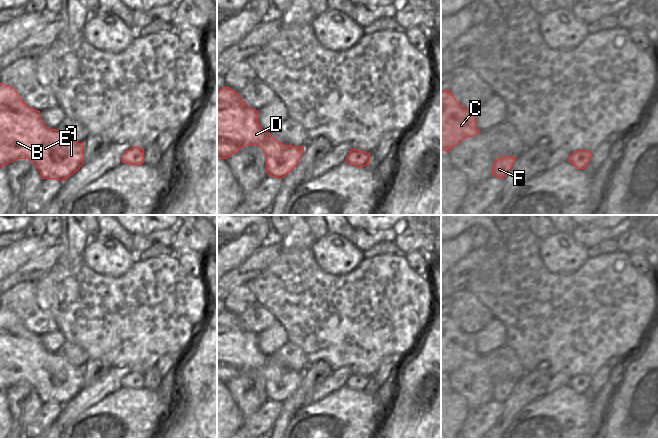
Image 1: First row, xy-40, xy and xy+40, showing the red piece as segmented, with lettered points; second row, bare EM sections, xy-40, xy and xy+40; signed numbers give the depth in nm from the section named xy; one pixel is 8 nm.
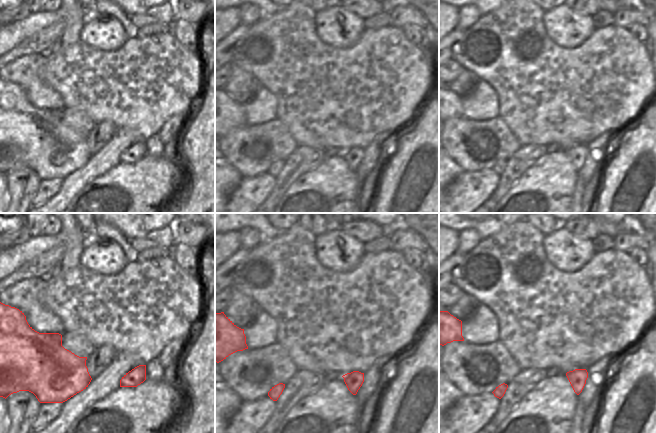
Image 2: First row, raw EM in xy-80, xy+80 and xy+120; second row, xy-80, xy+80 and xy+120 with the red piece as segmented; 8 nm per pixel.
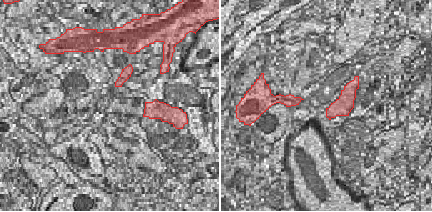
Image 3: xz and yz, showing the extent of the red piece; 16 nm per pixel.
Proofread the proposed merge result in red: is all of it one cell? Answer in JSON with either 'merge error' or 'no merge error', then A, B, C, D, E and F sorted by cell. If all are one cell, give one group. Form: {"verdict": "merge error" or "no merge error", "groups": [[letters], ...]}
{"verdict": "no merge error", "groups": [["A", "B", "C", "D", "E", "F"]]}

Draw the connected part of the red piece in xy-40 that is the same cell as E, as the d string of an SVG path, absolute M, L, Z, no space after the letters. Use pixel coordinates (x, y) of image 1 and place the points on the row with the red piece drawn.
M0 83L0 167L17 159L29 159L40 172L42 179L65 181L84 164L84 143L77 143L57 129L47 127L40 111L29 107L11 86Z

